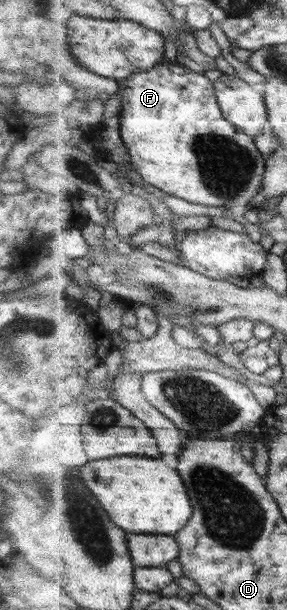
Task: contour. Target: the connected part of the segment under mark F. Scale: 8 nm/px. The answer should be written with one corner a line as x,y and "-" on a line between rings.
175,61
174,64
159,63
153,69
147,71
138,71
131,75
131,78
127,78
124,81
126,89
122,94
121,110
119,111
122,117
121,123
123,141
126,143
130,151
130,157
132,161
132,167
136,173
139,173
141,177
151,184
152,186
162,190
166,194
174,195
184,199
191,203
197,203
199,205
205,205
208,207
225,207
230,209
231,207
237,207
237,205
244,205
249,208
250,201
259,193
262,188
262,181
264,173
266,172
266,165
268,158
265,157
258,149
254,140
254,137
239,131
222,112
218,97
216,96
215,83
207,77
189,70
187,67
180,65

